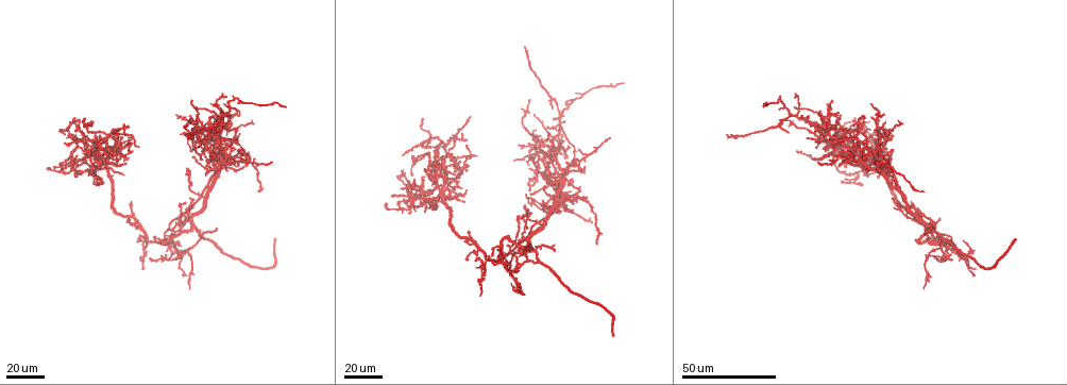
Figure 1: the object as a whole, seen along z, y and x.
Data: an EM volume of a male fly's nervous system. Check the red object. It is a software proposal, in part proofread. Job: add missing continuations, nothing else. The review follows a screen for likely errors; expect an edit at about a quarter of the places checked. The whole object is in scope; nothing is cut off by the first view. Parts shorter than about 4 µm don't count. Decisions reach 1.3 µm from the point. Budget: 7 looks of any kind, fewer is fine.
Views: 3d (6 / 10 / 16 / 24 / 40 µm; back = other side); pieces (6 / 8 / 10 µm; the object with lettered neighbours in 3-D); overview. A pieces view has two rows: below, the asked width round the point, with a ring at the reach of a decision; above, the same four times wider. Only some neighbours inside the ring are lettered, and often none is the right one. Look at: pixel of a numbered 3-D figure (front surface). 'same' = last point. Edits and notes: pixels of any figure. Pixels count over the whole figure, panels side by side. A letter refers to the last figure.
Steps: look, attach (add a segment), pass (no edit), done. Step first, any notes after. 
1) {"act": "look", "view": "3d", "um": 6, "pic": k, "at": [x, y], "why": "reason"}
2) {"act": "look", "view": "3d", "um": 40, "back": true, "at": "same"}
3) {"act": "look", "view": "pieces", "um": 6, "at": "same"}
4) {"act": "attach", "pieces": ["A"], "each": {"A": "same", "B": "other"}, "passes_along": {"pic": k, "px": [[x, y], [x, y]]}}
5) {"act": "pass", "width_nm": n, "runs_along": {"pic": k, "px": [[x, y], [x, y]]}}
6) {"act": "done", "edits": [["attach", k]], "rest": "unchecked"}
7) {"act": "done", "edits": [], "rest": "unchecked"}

{"act": "look", "view": "3d", "um": 24, "pic": 1, "at": [415, 163], "why": "free end"}

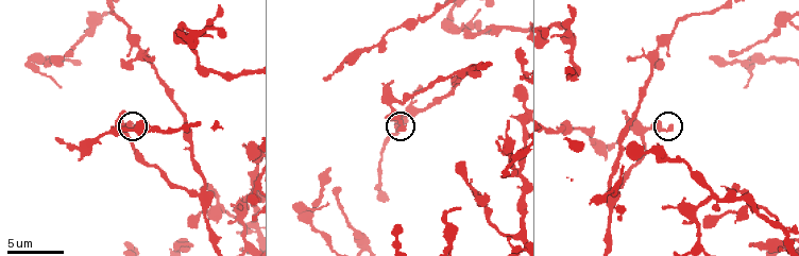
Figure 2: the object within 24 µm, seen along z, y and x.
{"act": "look", "view": "pieces", "um": 8, "pic": 2, "at": [405, 128]}

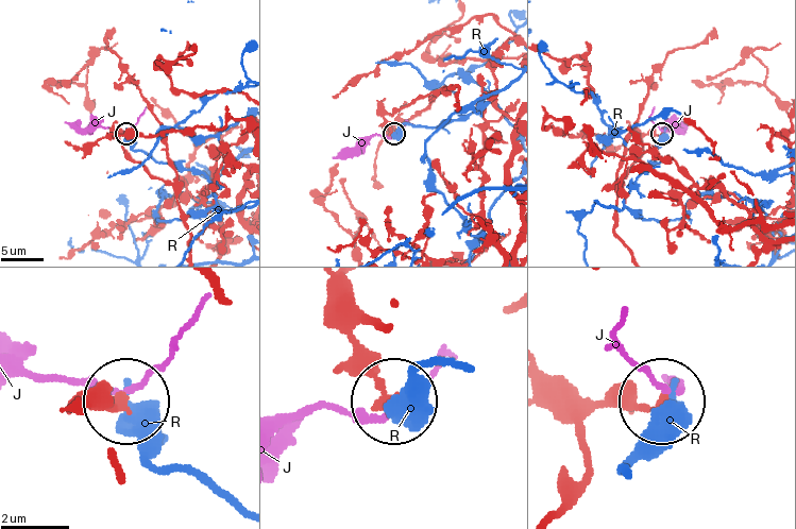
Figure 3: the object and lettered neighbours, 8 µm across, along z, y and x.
{"act": "pass", "width_nm": 320, "each": {"J": "other", "R": "other"}, "found": "none of them fits"}

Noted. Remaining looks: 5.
{"act": "look", "view": "3d", "um": 40, "pic": 1, "at": [456, 172], "why": "an open end"}

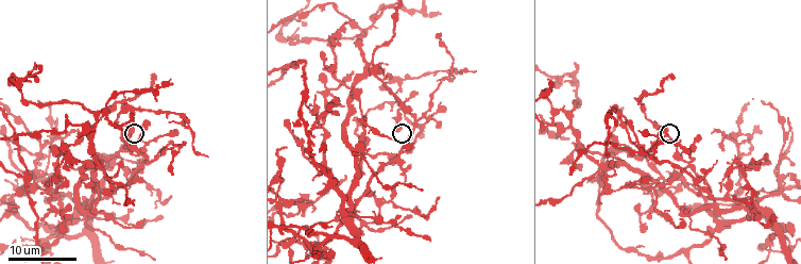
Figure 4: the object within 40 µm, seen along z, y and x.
{"act": "look", "view": "pieces", "um": 8, "pic": 4, "at": [394, 129]}

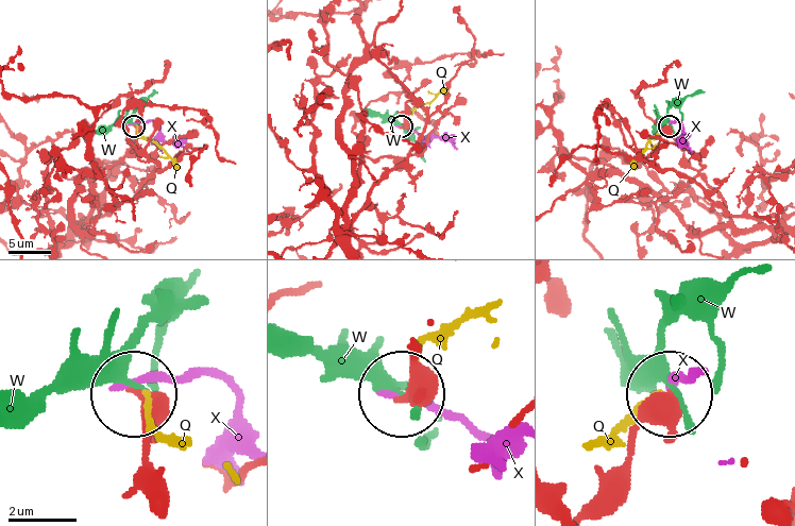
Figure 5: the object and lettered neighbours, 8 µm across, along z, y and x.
{"act": "pass", "width_nm": 390, "each": {"Q": "other", "W": "other", "X": "other"}, "runs_along": {"pic": 5, "px": [[585, 503], [619, 469], [630, 435], [667, 394]]}, "found": "none of them fits"}

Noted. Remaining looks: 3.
{"act": "look", "view": "3d", "um": 24, "pic": 1, "at": [201, 156], "why": "branch stops here"}

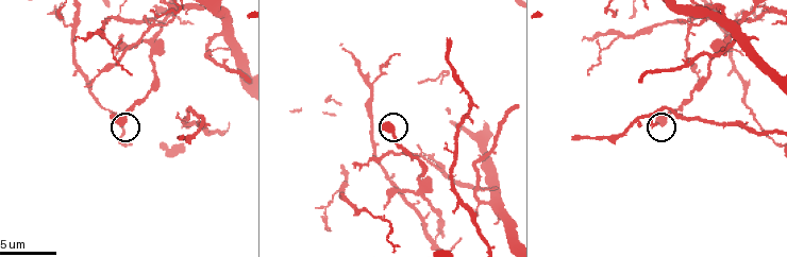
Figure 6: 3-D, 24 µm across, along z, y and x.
{"act": "look", "view": "pieces", "um": 10, "pic": 6, "at": [380, 127], "why": "see the neighbours"}

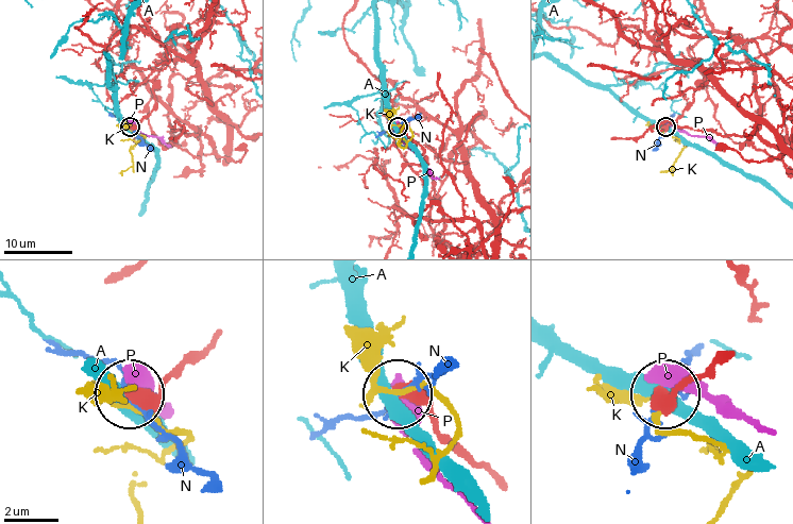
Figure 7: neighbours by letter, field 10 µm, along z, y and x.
{"act": "pass", "each": {"A": "other", "K": "other", "N": "other", "P": "other"}, "runs_along": {"pic": 7, "px": [[429, 209], [422, 150], [398, 127]]}, "found": "none of them fits"}

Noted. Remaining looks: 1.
{"act": "done", "edits": [], "rest": "unchecked"}

